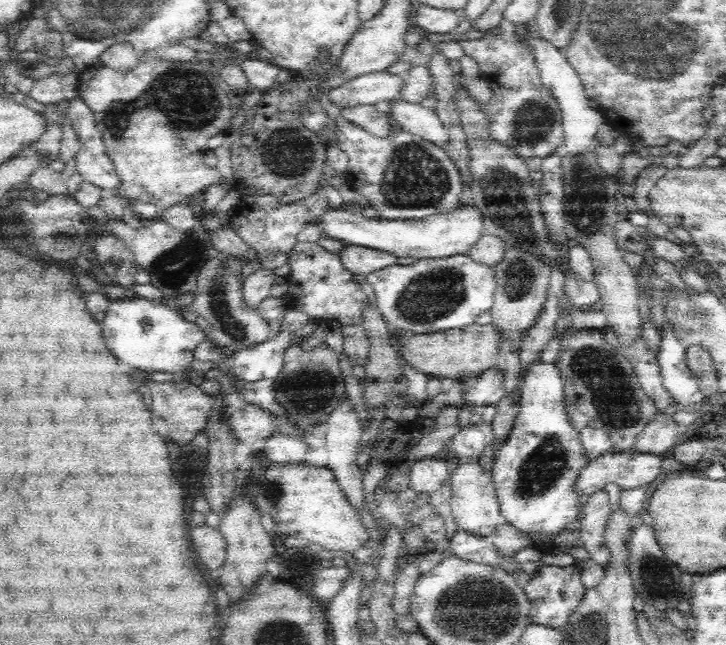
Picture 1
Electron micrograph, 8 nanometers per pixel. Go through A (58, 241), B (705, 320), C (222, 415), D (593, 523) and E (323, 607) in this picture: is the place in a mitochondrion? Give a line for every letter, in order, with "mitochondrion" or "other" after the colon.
A: mitochondrion
B: mitochondrion
C: other
D: other
E: other

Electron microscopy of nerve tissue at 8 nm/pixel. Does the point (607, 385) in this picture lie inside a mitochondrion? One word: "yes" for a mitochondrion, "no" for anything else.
yes

